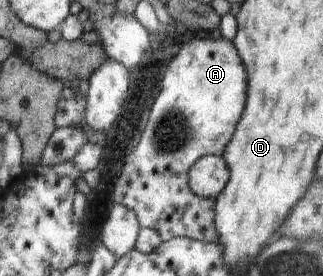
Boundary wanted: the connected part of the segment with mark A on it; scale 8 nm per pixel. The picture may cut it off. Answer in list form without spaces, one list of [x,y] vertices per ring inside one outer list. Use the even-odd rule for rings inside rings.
[[[223,37],[214,40],[214,38],[204,38],[190,40],[182,46],[178,55],[169,63],[167,66],[167,72],[164,74],[164,77],[161,81],[161,90],[155,102],[150,110],[148,122],[142,132],[142,136],[136,144],[135,148],[131,151],[131,154],[126,156],[126,162],[124,162],[124,168],[122,168],[122,174],[118,176],[118,180],[114,184],[114,203],[122,204],[127,210],[133,211],[136,214],[139,226],[150,228],[151,230],[157,231],[158,236],[162,241],[168,241],[172,238],[177,237],[187,237],[192,238],[193,240],[198,240],[201,242],[214,242],[218,243],[218,232],[214,228],[214,199],[212,198],[202,198],[198,197],[196,194],[193,194],[189,186],[189,169],[194,165],[194,162],[206,156],[206,154],[214,154],[217,156],[223,156],[224,148],[226,144],[230,142],[234,132],[236,131],[236,126],[242,117],[244,111],[244,102],[246,102],[247,92],[247,76],[246,70],[238,56],[238,52],[234,47],[232,41],[225,40]]]

